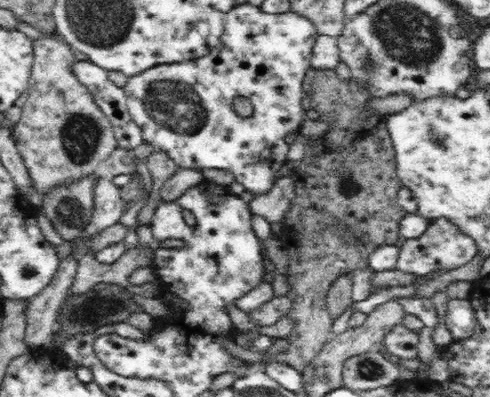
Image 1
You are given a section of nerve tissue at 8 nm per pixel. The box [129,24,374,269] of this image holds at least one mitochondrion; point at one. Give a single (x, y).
(169, 102)

